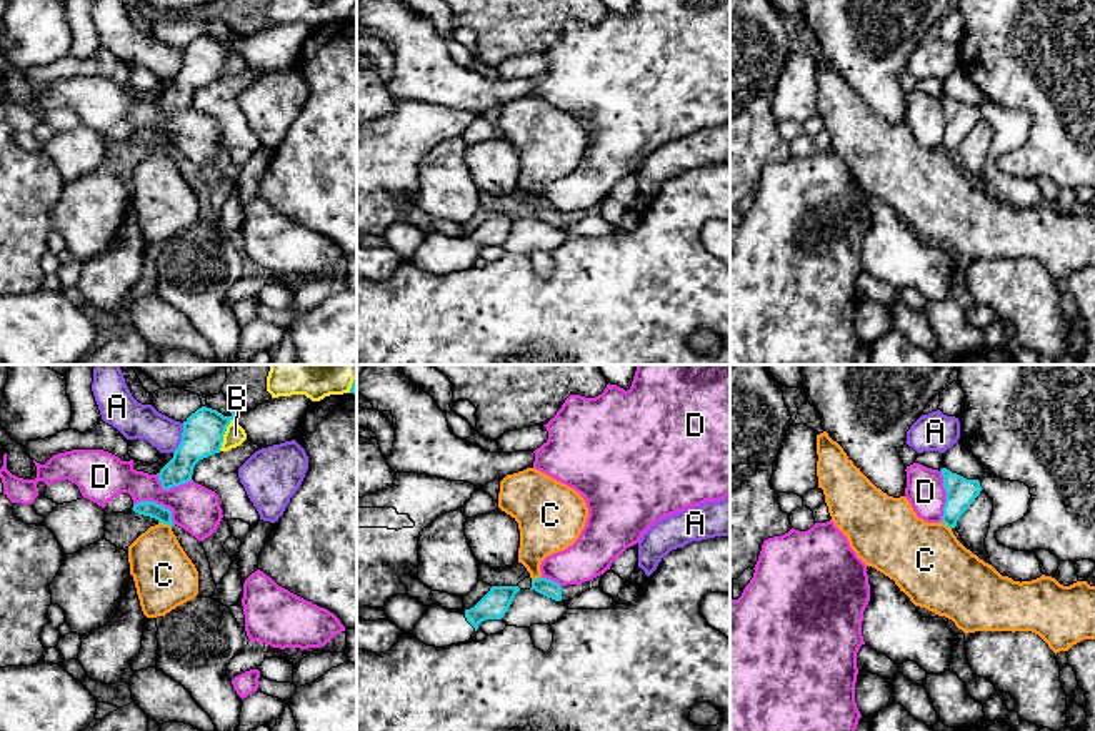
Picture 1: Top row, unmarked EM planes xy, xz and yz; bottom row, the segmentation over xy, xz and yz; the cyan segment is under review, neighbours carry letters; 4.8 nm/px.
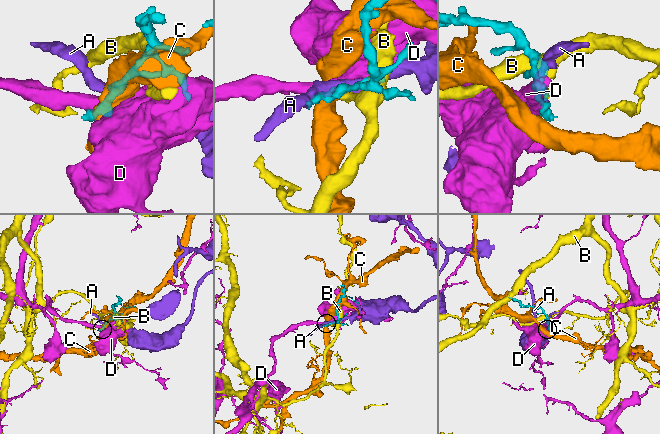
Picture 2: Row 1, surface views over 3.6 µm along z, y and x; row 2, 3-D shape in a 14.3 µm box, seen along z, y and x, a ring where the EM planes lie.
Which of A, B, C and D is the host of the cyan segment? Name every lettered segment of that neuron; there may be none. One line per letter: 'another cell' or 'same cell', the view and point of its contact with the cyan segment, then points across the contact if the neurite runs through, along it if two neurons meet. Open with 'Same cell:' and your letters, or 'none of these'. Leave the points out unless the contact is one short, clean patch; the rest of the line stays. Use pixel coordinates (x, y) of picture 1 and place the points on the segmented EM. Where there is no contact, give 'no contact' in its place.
Same cell: none of these
A: another cell; contact xy (182, 438); border xy (184, 423), (180, 443), (174, 453)
B: another cell; contact xy (224, 433)
C: another cell; contact xy (165, 523); border xy (159, 522), (170, 527)
D: another cell; contact xy (159, 505); border xy (134, 503), (160, 503), (170, 512), (174, 523)

